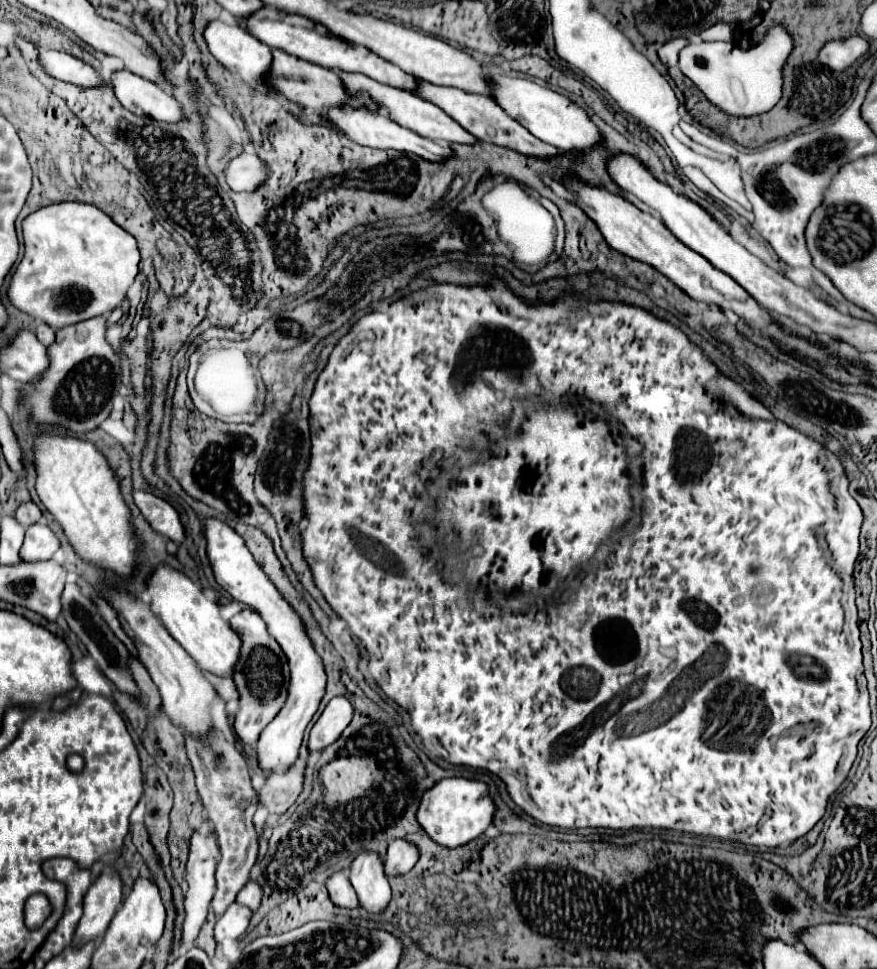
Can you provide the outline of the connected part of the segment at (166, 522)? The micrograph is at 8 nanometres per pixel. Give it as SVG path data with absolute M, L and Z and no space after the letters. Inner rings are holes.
M135 491L133 497L147 523L153 527L153 531L161 533L177 545L185 541L185 529L179 519L179 513L165 499L147 491Z

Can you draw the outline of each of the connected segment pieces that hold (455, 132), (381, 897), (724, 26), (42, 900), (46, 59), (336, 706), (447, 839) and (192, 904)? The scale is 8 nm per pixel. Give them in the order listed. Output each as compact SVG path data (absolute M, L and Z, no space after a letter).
M337 71L337 75L341 77L341 81L345 83L349 93L367 93L381 107L385 107L389 111L389 117L393 121L397 121L399 125L403 125L411 131L417 131L421 137L429 137L433 141L443 141L443 143L479 143L477 137L473 137L469 131L465 131L461 125L457 125L457 121L453 121L443 109L439 109L431 101L425 101L409 91L401 91L401 89L395 89L389 85L379 85L377 81L373 81L365 75L359 75L359 73L339 73Z
M361 851L351 863L351 885L367 911L383 911L391 901L391 887L383 869L383 861L373 851Z
M718 23L700 32L704 41L725 41L733 40L733 27L728 23Z
M43 893L31 895L25 903L25 925L29 929L39 929L45 923L45 919L51 915L51 911L53 911L51 903Z
M43 51L39 55L39 63L47 69L47 73L55 79L75 83L81 87L111 87L111 81L105 81L91 65L75 59L69 53L61 51Z
M333 697L309 731L309 749L321 751L335 743L353 719L353 705L345 697Z
M447 777L425 791L417 811L417 821L435 843L443 847L459 847L479 837L493 823L493 815L495 803L489 795L487 783L465 777Z
M199 833L193 835L191 839L191 851L189 851L189 861L187 861L187 897L185 897L185 923L183 923L183 945L191 945L195 941L195 937L199 935L199 929L207 917L209 911L209 903L213 899L215 893L215 857L219 855L219 847L217 847L217 839L211 833L209 837L203 837Z

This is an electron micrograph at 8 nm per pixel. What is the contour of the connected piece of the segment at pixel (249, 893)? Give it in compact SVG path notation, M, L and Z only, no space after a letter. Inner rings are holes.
M249 881L249 883L239 891L239 895L237 895L237 903L247 905L249 909L255 911L255 909L261 905L261 897L263 897L263 893L261 893L261 885L257 885L257 881Z

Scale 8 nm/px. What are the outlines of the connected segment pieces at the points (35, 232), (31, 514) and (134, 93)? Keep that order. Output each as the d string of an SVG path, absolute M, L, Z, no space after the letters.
M57 203L39 211L49 211L49 215L45 217L45 213L33 213L23 221L23 235L27 249L19 263L19 269L11 279L11 289L9 289L11 303L17 309L53 327L57 323L61 323L61 327L73 325L83 319L91 319L107 311L113 311L117 305L121 305L127 289L131 287L139 271L137 265L141 257L135 237L127 233L123 227L119 227L101 209L87 203Z
M27 501L27 503L21 503L19 509L17 509L17 521L23 525L23 527L29 527L33 523L37 523L41 519L41 509L33 503L33 501Z
M117 71L113 79L117 99L131 113L165 123L183 121L181 103L169 91L161 89L157 83L137 77L131 71Z

